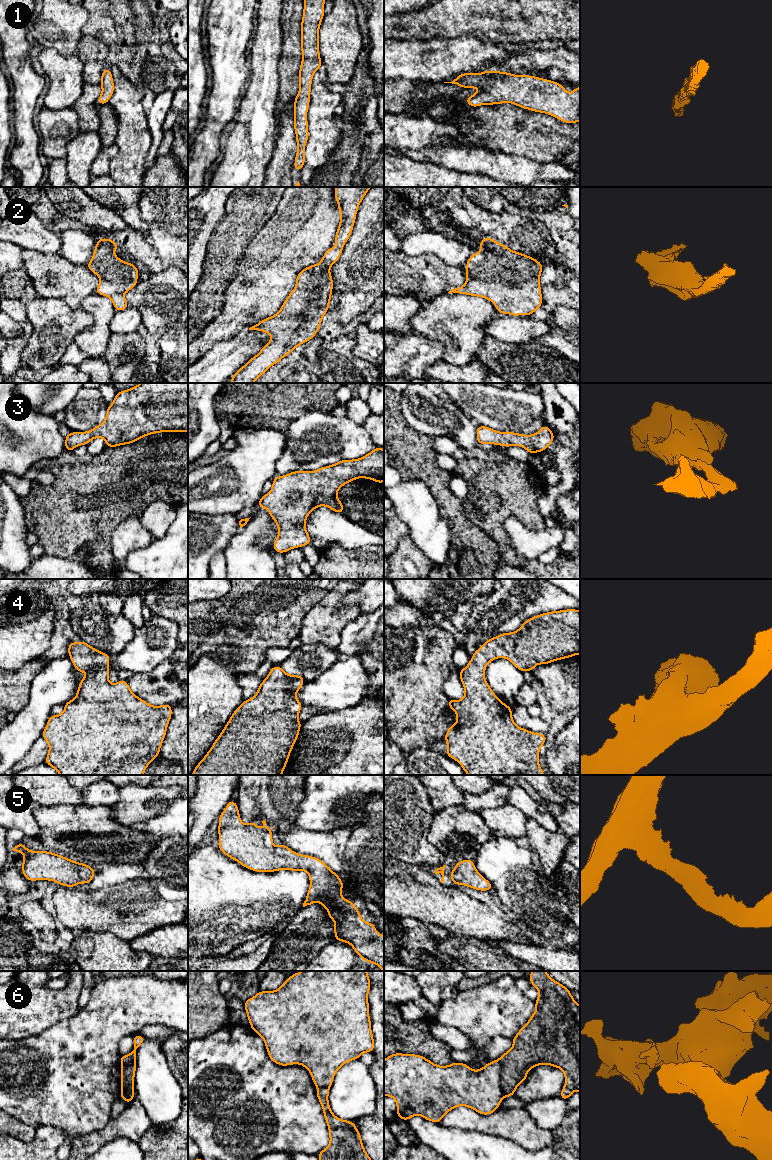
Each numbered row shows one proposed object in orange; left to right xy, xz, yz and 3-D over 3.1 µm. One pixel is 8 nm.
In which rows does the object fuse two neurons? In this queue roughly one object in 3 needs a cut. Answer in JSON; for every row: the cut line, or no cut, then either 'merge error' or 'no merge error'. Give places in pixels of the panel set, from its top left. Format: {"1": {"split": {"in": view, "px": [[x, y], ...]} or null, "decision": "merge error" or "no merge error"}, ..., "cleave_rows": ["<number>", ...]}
{"1": {"split": null, "decision": "no merge error"}, "2": {"split": null, "decision": "no merge error"}, "3": {"split": null, "decision": "no merge error"}, "4": {"split": null, "decision": "no merge error"}, "5": {"split": null, "decision": "no merge error"}, "6": {"split": {"in": "yz", "px": [[497, 1060], [500, 1064], [500, 1089], [504, 1096]]}, "decision": "merge error"}, "cleave_rows": ["6"]}

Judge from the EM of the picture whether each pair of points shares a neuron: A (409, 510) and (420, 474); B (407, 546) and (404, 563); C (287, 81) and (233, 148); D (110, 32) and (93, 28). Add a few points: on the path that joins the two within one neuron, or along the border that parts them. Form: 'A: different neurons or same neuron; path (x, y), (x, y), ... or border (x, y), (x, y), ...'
A: different neurons; border (403, 479), (421, 480), (434, 498)
B: same neuron; path (407, 550), (407, 559)
C: different neurons; border (279, 67), (279, 95), (275, 114)
D: same neuron; path (106, 29), (97, 28)

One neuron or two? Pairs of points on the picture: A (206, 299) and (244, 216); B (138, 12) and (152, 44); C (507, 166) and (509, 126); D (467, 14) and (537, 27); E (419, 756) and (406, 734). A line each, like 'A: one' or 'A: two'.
A: one
B: two
C: two
D: one
E: two

